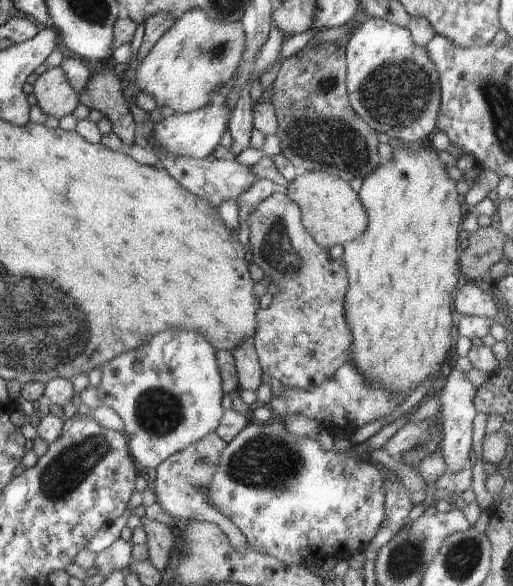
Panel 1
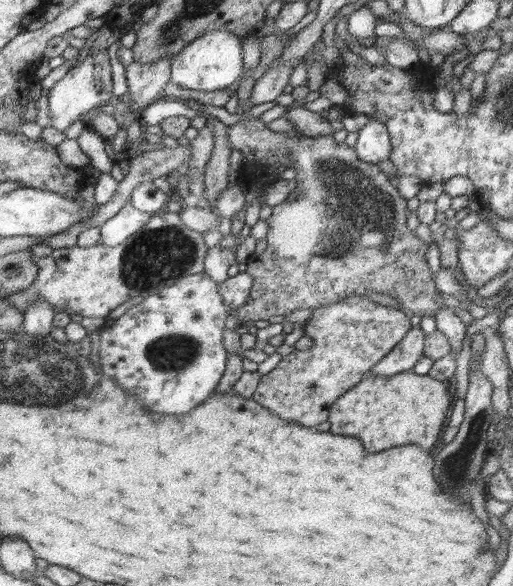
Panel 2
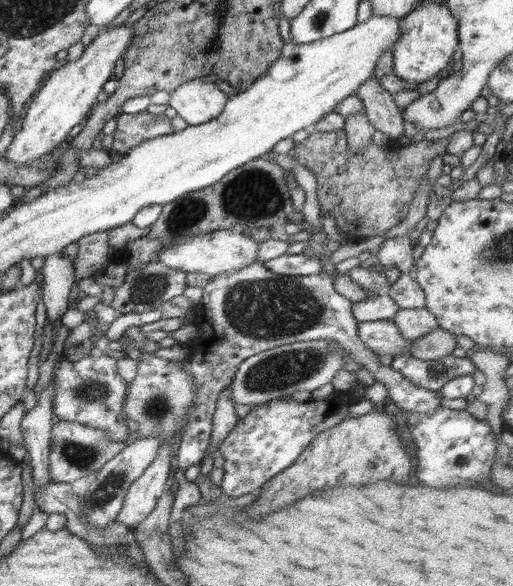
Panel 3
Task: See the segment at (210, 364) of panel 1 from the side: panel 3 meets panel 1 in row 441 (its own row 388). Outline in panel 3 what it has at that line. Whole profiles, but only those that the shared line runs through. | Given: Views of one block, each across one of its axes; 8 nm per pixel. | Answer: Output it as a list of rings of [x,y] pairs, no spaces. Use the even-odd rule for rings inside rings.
[[[142,352],[136,377],[128,382],[123,416],[138,422],[138,438],[156,436],[160,440],[160,449],[158,449],[158,457],[129,486],[122,510],[116,516],[115,522],[134,530],[144,518],[148,517],[148,514],[152,513],[160,495],[168,488],[166,482],[170,478],[170,460],[172,460],[172,444],[174,444],[172,438],[176,438],[176,428],[178,428],[178,436],[181,436],[182,428],[186,426],[186,418],[196,404],[196,392],[198,387],[194,383],[194,377],[182,367],[182,361]]]

